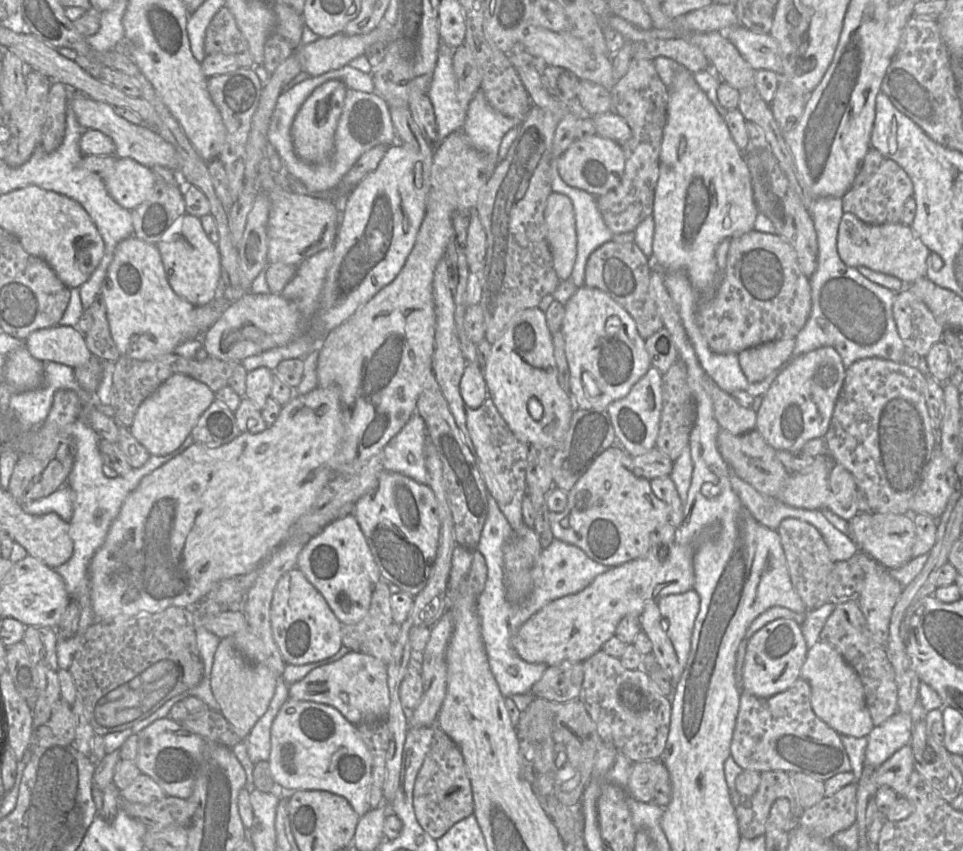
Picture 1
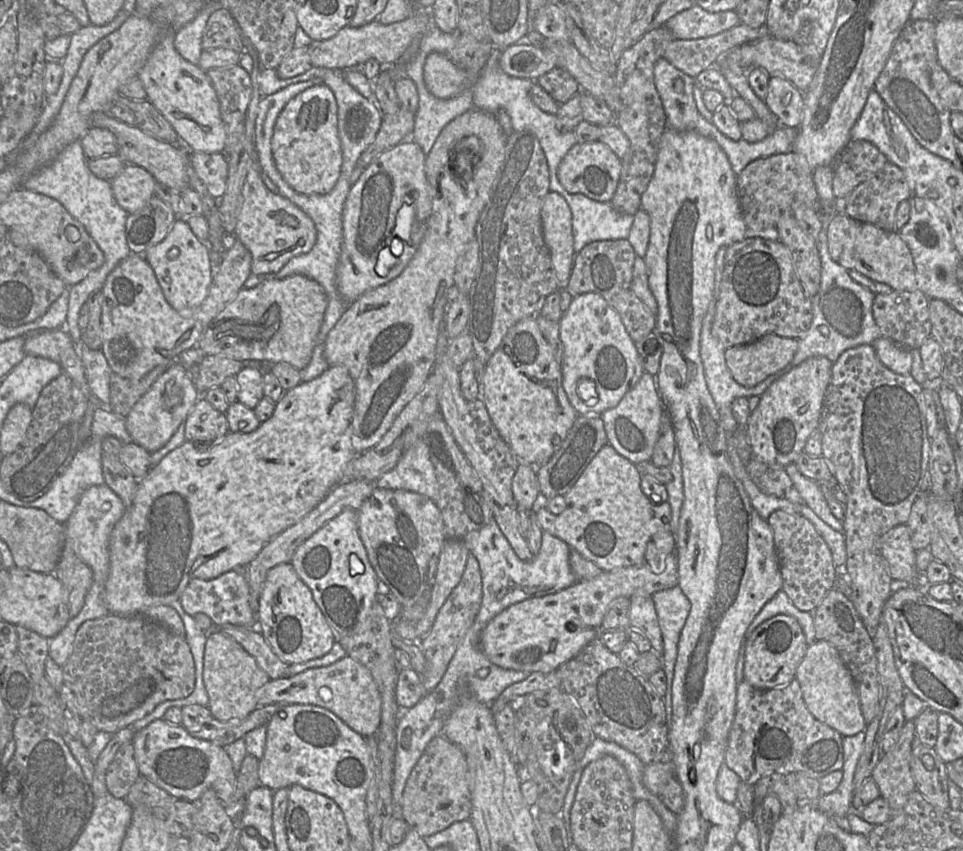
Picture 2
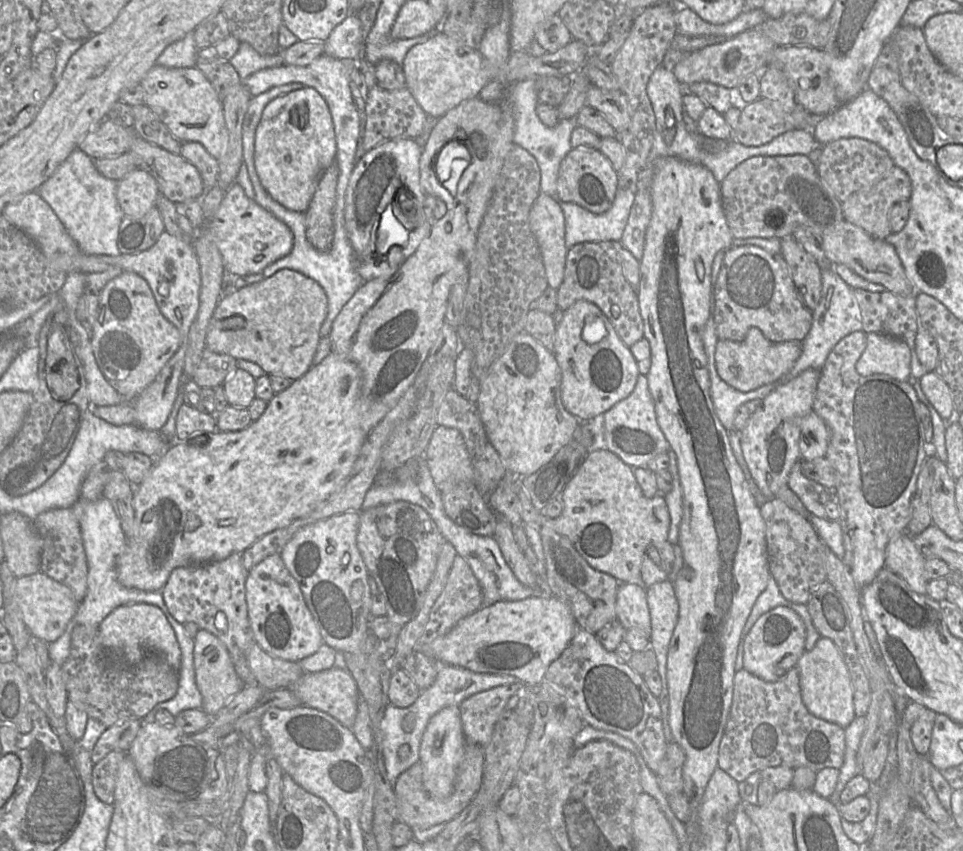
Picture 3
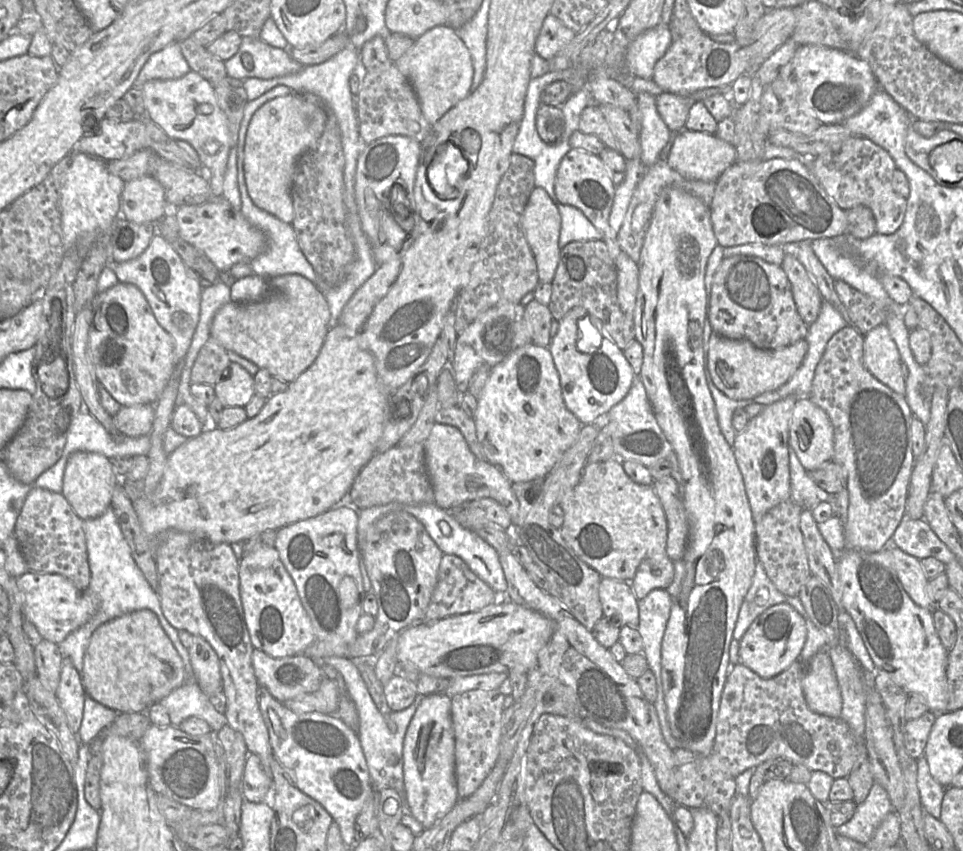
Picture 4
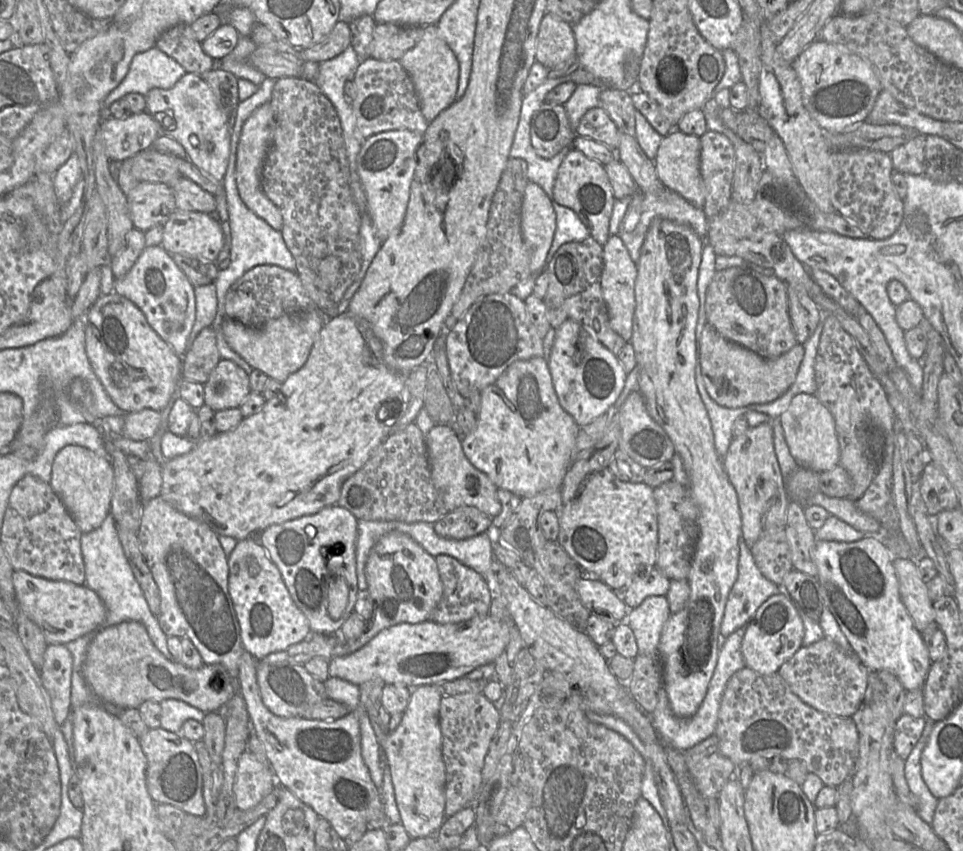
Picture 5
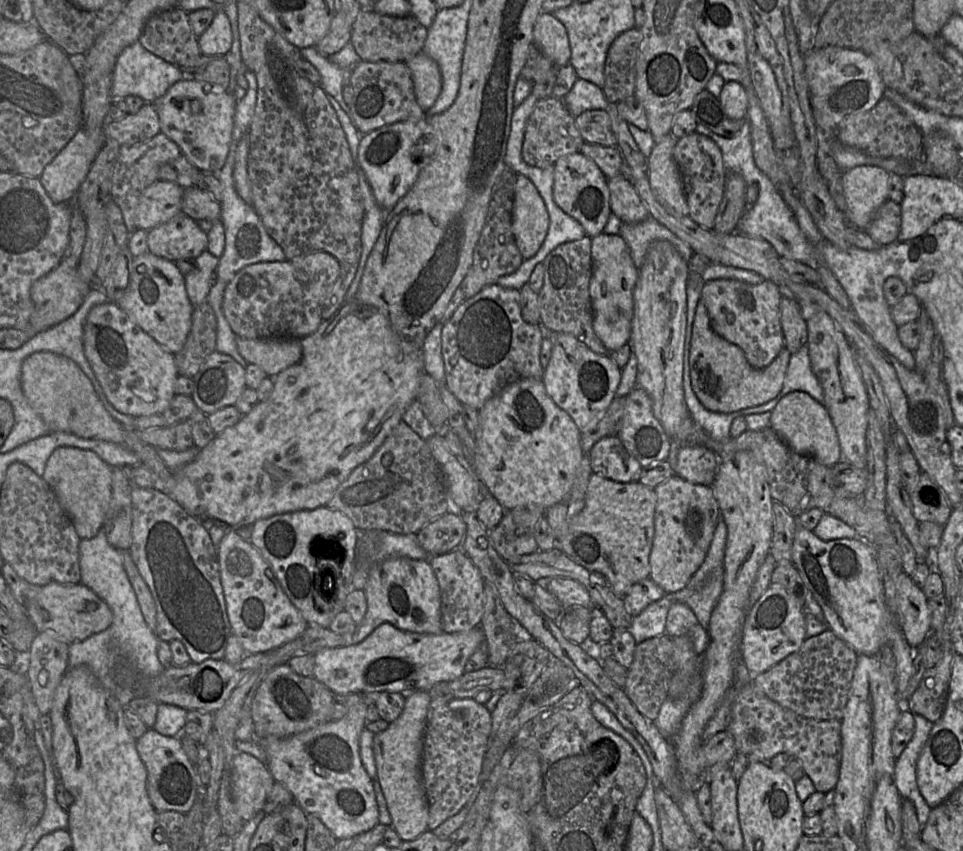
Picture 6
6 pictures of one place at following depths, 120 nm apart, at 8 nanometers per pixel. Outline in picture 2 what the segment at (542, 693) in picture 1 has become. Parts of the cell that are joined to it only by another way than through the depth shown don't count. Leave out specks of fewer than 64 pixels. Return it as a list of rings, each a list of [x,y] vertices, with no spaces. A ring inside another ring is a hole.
[[[556,671],[550,673],[534,672],[523,681],[508,686],[499,697],[490,704],[490,708],[492,712],[495,713],[508,705],[515,697],[550,689],[561,689],[561,682]]]

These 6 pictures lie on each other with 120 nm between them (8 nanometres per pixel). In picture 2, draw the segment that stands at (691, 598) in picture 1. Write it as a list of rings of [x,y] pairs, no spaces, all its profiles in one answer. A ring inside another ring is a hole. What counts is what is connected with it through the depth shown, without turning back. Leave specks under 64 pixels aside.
[[[679,586],[655,592],[651,595],[663,640],[662,670],[666,677],[663,696],[668,730],[672,717],[672,681],[681,630],[691,604]]]

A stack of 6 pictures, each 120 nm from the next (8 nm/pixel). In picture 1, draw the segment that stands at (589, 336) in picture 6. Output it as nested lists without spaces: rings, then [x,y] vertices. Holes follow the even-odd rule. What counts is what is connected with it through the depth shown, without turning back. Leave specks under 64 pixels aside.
[[[606,242],[589,256],[584,277],[584,286],[596,288],[619,303],[634,319],[641,338],[646,340],[663,328],[654,300],[649,295],[652,259],[643,254],[634,243]]]

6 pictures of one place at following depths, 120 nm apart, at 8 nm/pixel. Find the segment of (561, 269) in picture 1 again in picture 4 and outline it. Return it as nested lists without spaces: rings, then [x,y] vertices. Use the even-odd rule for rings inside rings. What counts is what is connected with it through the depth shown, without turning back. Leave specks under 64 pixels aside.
[[[534,187],[522,213],[522,228],[537,265],[540,283],[553,280],[559,261],[559,211],[548,193]]]

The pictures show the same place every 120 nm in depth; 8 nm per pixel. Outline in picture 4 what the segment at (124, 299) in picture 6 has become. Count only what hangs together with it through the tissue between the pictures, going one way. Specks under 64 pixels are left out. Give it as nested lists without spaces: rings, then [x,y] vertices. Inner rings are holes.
[[[158,234],[139,257],[123,263],[110,260],[107,267],[115,272],[119,282],[133,284],[141,290],[157,322],[173,338],[175,366],[183,362],[200,318],[203,288],[198,278],[165,238]]]

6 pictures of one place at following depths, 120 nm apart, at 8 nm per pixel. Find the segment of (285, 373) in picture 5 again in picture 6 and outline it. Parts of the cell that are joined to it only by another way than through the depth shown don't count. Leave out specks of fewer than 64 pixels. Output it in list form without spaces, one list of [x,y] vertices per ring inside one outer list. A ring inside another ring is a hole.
[[[236,337],[239,354],[249,364],[258,365],[270,378],[297,364],[302,357],[302,338],[274,337],[246,339]]]

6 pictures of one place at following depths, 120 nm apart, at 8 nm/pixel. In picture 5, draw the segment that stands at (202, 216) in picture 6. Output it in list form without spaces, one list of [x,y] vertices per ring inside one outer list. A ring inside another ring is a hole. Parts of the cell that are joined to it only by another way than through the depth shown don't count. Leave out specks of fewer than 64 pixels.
[[[181,176],[173,184],[168,184],[172,187],[175,196],[177,210],[190,211],[190,212],[201,212],[211,214],[216,211],[216,197],[215,195],[202,189],[195,182],[190,179]]]

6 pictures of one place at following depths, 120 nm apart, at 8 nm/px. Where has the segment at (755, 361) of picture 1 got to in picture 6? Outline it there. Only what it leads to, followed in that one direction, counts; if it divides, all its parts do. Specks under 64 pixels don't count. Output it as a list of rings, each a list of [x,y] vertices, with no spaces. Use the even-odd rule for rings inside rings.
[[[703,300],[698,302],[690,343],[690,379],[693,392],[707,410],[732,413],[771,401],[782,390],[791,355],[783,348],[766,368],[753,368],[738,346],[713,331]]]

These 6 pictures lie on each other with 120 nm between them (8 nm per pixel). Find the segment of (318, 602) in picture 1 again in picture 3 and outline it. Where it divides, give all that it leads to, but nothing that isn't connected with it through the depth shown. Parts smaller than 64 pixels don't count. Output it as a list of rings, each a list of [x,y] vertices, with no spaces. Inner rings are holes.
[[[274,554],[247,573],[246,601],[254,641],[273,657],[292,662],[314,654],[324,643],[308,609],[298,582],[286,568],[280,554]]]

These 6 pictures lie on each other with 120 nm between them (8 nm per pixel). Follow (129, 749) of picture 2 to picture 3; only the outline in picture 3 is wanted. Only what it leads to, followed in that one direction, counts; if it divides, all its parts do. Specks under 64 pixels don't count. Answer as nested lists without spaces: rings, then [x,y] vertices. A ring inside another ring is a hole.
[[[112,751],[92,767],[93,791],[105,804],[113,804],[118,766],[126,755],[127,752]]]

